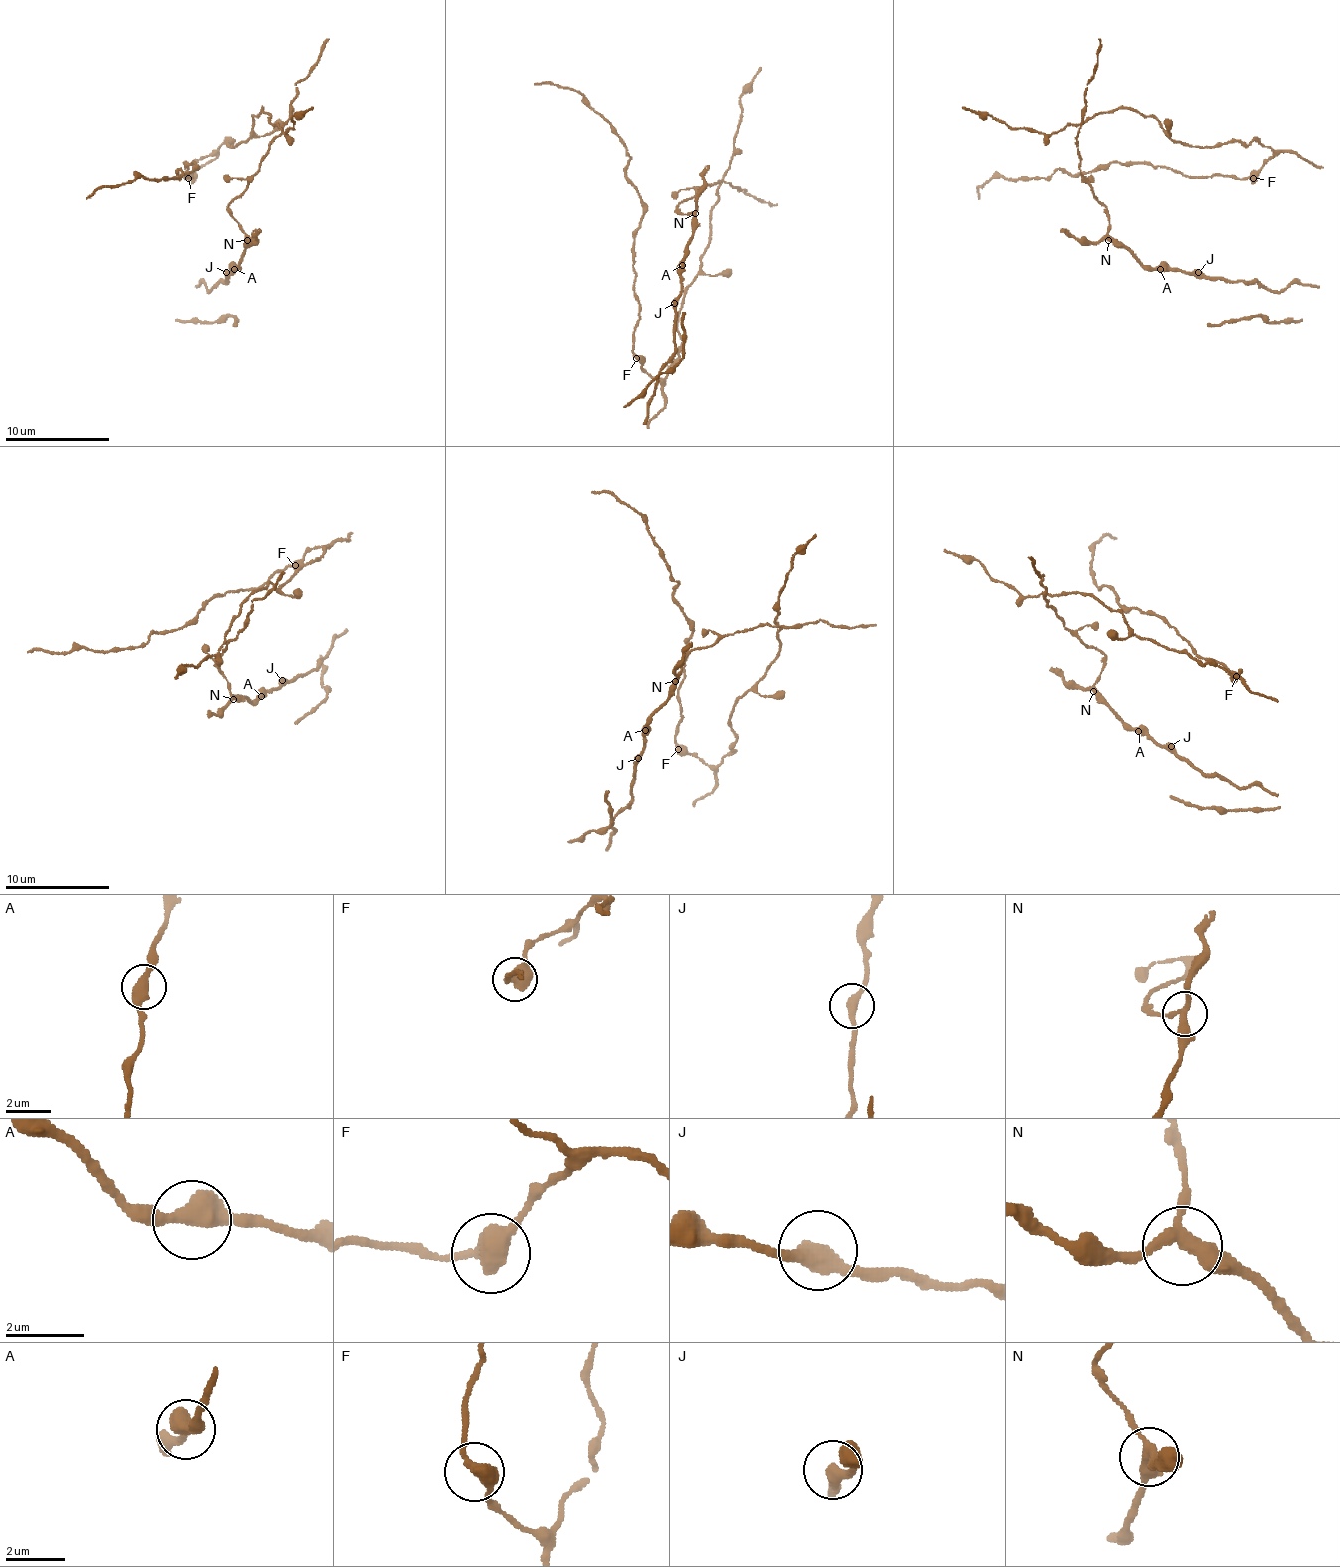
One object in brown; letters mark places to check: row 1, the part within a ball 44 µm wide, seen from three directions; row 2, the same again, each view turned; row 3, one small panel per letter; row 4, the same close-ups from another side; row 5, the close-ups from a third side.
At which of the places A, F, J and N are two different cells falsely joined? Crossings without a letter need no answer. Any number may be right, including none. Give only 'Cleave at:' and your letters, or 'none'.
Cleave at: none

